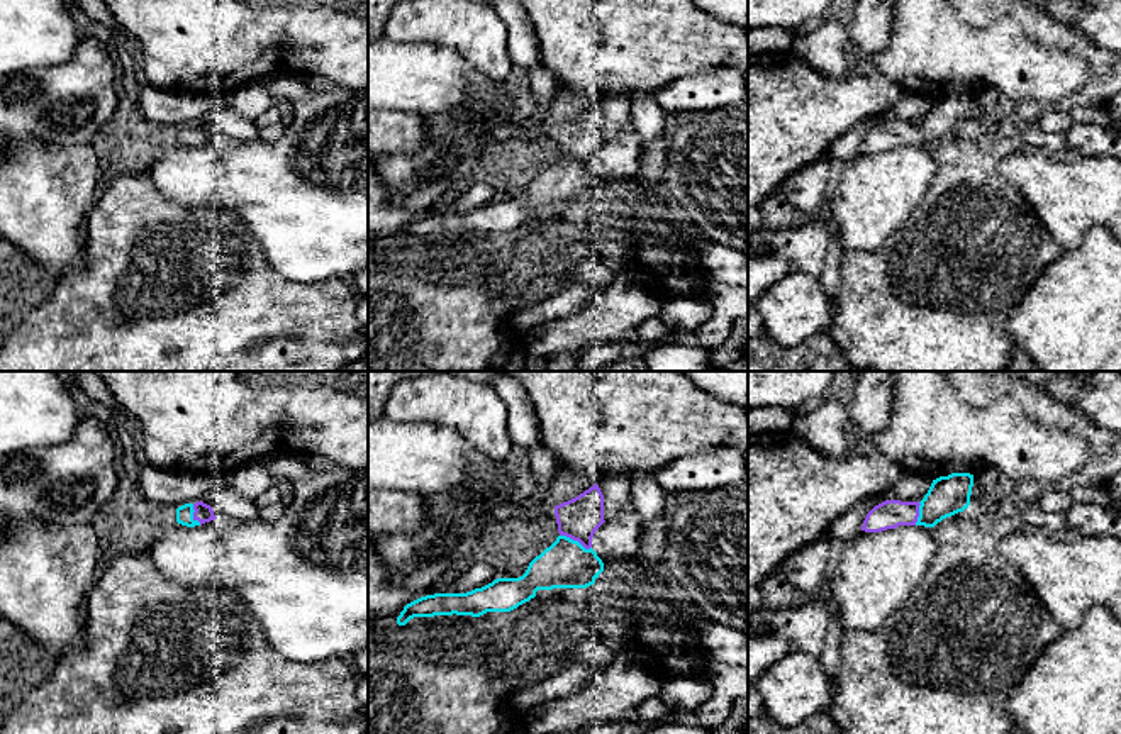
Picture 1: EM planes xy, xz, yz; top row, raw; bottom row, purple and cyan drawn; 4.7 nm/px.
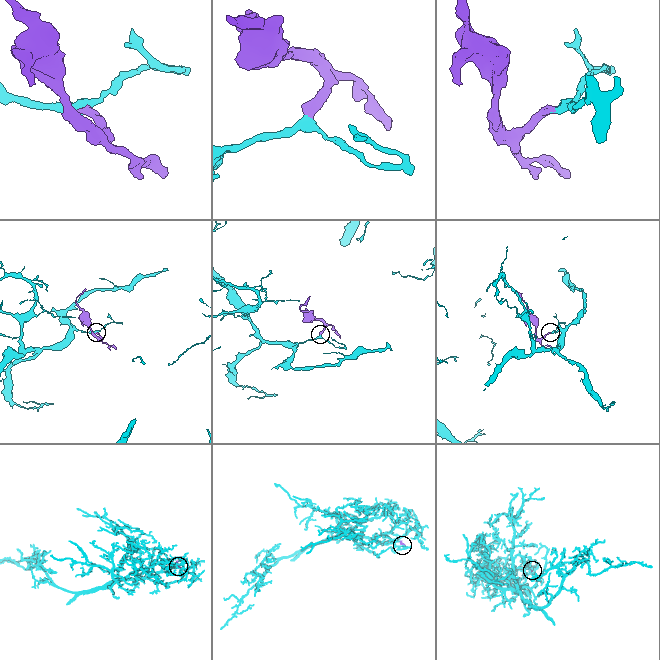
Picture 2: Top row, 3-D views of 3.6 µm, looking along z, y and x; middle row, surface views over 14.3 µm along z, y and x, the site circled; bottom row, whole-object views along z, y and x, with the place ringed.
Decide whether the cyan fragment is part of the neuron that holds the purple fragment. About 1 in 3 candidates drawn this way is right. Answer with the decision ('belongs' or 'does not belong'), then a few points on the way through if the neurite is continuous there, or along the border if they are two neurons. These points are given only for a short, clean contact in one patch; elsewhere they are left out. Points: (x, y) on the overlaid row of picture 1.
belongs

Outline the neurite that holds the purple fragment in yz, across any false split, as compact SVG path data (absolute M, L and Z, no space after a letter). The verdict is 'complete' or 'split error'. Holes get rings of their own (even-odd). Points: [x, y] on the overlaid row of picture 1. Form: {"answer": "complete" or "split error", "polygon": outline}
{"answer": "split error", "polygon": "M951 473L933 480L921 502L885 500L865 517L862 531L882 532L899 525L934 527L970 505L973 475Z"}

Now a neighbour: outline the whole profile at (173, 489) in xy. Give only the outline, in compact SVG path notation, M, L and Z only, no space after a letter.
M142 463L139 473L141 492L153 502L178 509L197 503L209 492L212 476L190 471L173 471Z

